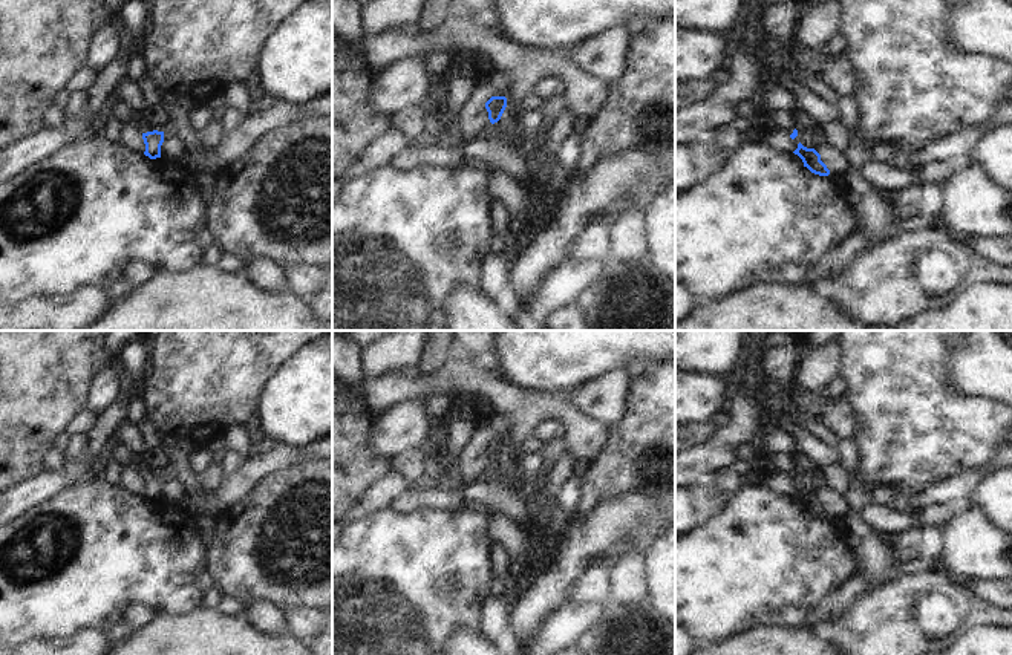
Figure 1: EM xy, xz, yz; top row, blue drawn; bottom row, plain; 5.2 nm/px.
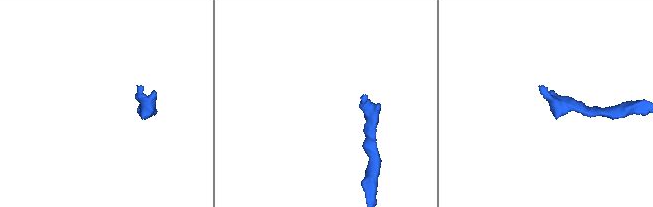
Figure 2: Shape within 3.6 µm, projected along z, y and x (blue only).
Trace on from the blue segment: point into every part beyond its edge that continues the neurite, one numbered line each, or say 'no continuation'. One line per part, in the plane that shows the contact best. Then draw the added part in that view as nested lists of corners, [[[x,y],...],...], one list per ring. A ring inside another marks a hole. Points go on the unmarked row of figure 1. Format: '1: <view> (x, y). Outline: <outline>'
no continuation.

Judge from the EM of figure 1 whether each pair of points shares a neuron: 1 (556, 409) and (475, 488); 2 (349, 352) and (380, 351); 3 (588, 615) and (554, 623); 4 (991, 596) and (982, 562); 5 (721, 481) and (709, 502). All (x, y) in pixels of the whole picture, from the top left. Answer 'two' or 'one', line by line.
1: two
2: two
3: one
4: two
5: two

